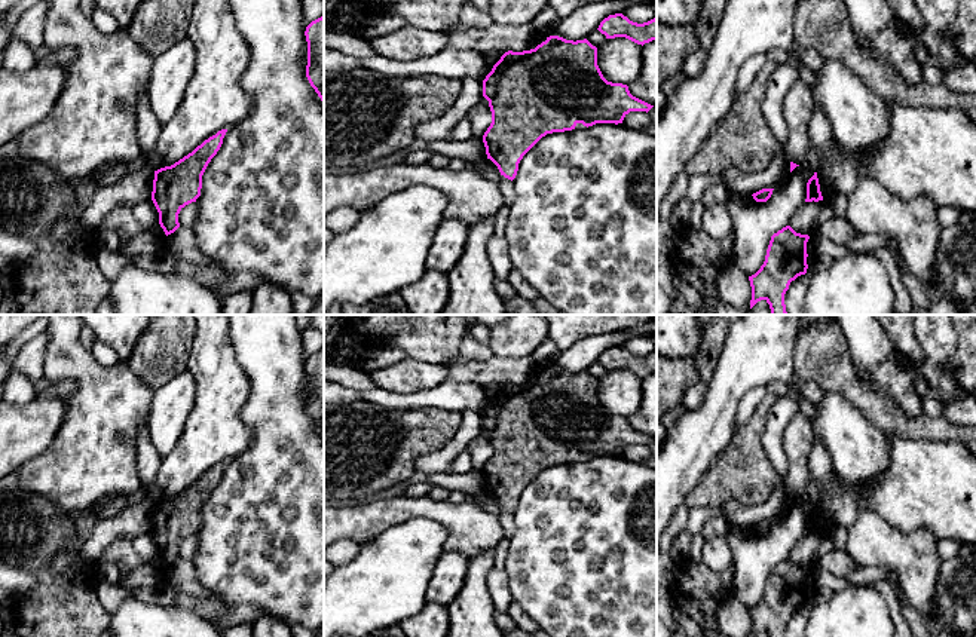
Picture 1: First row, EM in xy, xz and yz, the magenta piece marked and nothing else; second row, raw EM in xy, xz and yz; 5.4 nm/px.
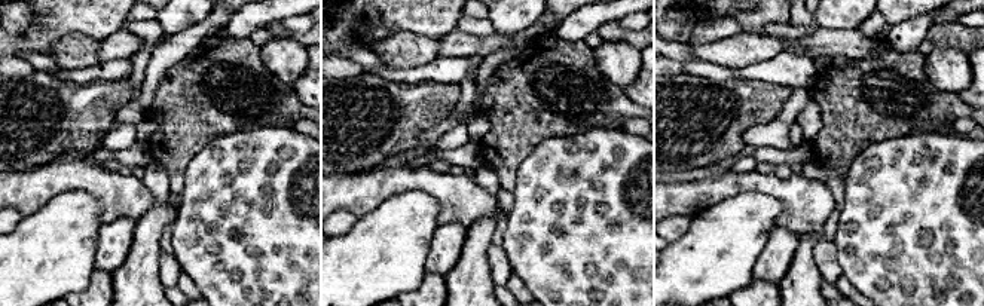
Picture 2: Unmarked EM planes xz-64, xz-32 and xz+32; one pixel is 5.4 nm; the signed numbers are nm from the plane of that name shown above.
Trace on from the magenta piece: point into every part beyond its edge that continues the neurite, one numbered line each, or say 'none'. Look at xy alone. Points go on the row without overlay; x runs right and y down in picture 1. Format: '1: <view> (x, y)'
none

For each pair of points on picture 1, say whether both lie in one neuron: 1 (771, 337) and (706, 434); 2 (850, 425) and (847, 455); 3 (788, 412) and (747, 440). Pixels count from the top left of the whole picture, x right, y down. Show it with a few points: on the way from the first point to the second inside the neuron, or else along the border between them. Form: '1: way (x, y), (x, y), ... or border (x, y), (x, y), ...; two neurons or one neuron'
1: way (747, 361), (725, 389), (718, 410); one neuron
2: way (850, 432), (850, 447); one neuron
3: border (780, 398), (762, 434), (770, 462); two neurons

